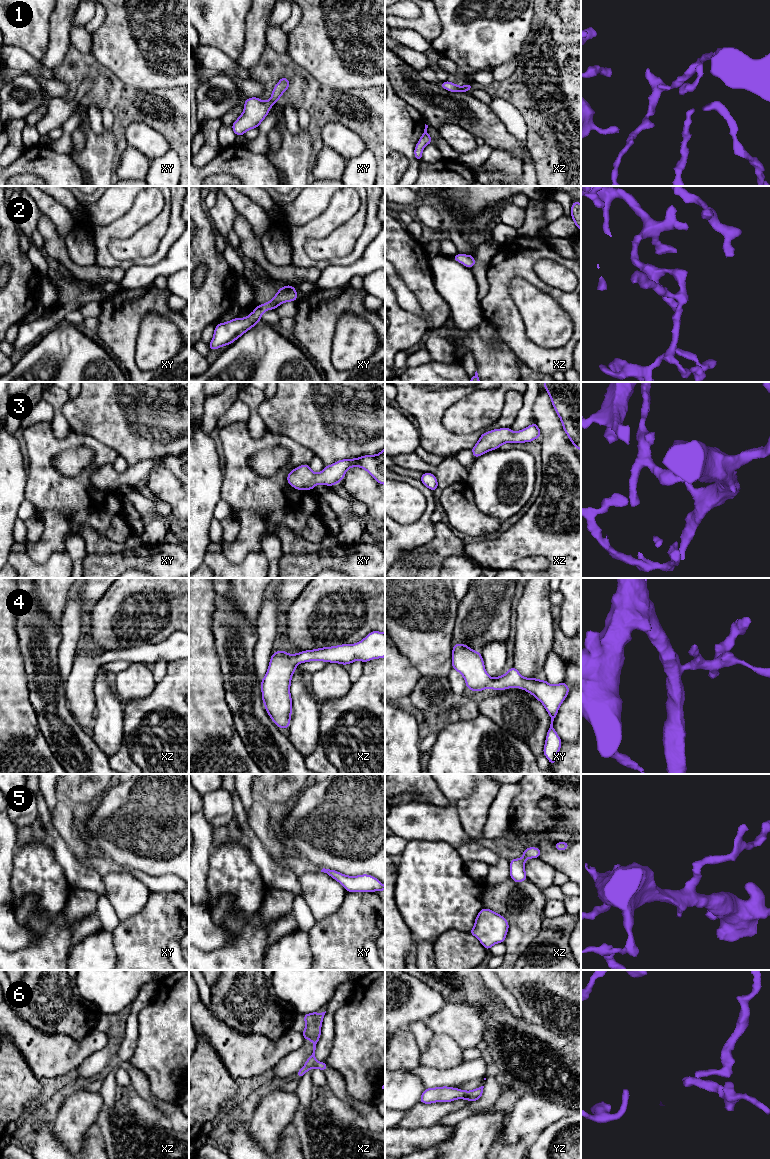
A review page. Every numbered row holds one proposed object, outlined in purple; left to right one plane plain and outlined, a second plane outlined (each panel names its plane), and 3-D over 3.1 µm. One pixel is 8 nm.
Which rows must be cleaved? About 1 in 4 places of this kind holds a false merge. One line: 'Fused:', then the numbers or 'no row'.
Fused: no row

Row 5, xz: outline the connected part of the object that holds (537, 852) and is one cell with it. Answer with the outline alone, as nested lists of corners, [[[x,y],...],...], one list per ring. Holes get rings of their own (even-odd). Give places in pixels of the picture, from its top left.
[[[529,847],[523,851],[522,855],[522,859],[515,858],[510,861],[510,877],[516,883],[528,880],[525,873],[525,860],[539,858],[541,850],[536,847]]]

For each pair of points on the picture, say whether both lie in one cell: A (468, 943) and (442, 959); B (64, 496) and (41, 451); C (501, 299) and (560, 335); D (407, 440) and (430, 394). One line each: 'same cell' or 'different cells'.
A: same cell
B: same cell
C: different cells
D: different cells

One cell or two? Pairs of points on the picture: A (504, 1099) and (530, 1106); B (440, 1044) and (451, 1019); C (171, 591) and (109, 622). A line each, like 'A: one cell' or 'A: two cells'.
A: two cells
B: two cells
C: one cell

